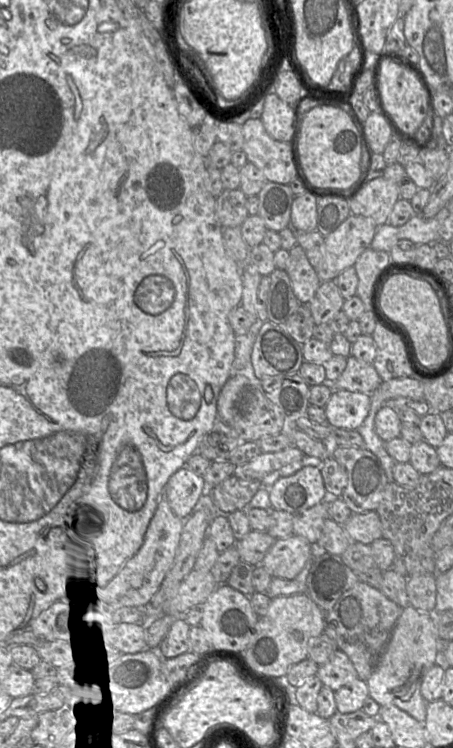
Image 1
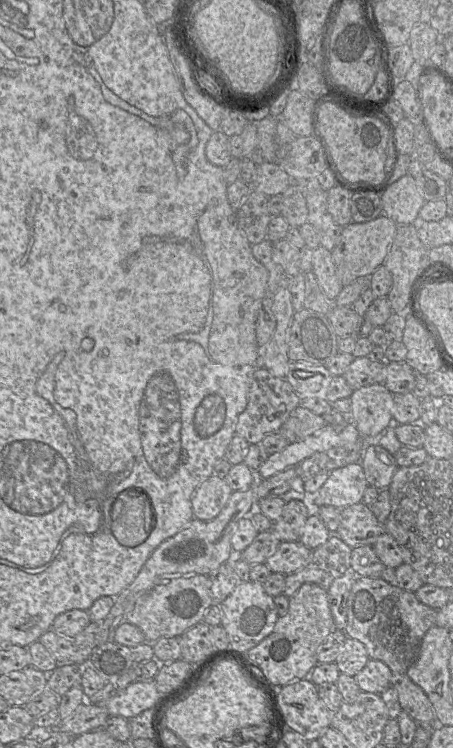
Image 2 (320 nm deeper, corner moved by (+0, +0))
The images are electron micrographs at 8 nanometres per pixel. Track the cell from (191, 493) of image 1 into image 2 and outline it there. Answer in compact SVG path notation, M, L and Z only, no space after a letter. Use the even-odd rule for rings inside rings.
M210 476L197 487L191 498L194 518L201 521L214 519L225 507L232 493L225 479Z

